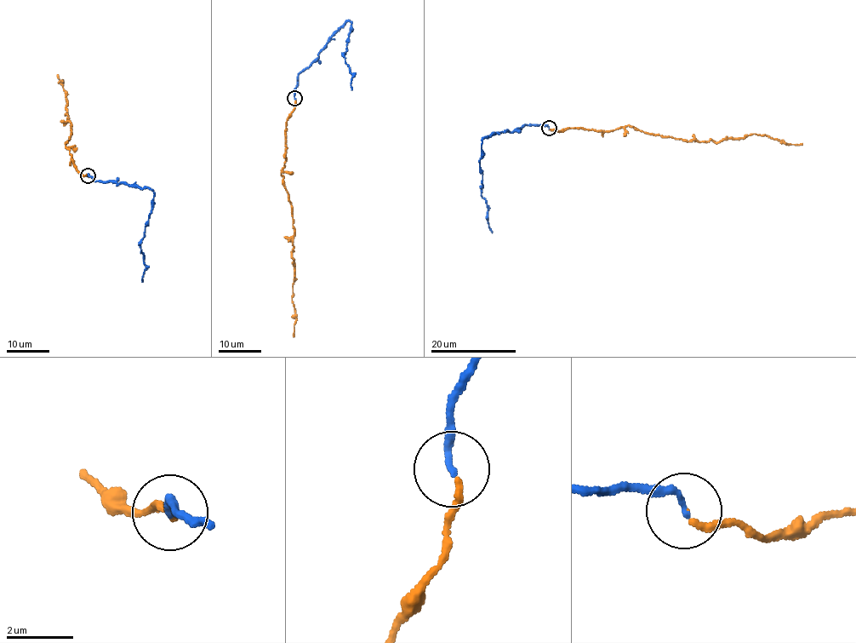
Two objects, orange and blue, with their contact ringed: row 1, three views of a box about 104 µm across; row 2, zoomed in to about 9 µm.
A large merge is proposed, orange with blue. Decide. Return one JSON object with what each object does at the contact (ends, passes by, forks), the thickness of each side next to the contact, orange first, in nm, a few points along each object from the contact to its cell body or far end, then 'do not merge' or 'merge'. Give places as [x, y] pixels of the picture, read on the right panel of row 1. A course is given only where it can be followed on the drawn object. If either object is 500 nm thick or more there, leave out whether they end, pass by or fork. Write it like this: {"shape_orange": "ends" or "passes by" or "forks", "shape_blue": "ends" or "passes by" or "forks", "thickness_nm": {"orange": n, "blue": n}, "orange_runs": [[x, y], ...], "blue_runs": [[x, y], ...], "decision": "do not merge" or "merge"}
{"shape_orange": "ends", "shape_blue": "ends", "thickness_nm": {"orange": 130, "blue": 180}, "orange_runs": [[549, 128], [605, 131], [625, 125], [687, 141], [717, 143], [756, 134], [785, 143], [802, 143]], "blue_runs": [[549, 128], [525, 124], [522, 129], [483, 139], [481, 196], [487, 206], [492, 232]], "decision": "do not merge"}

